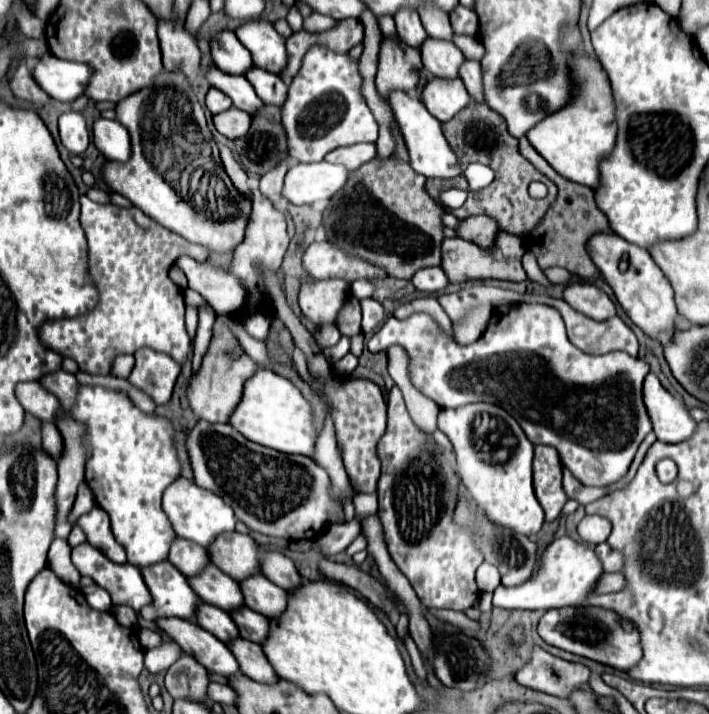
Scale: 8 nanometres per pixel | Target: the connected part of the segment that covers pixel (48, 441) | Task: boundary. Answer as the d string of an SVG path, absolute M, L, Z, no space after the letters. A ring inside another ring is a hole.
M43 424L41 432L43 432L43 450L53 460L59 460L63 454L63 436L61 436L59 428L55 424Z

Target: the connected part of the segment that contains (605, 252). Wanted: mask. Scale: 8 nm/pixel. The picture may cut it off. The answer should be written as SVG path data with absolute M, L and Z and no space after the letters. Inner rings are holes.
M613 234L613 236L593 236L593 240L589 240L589 254L593 256L593 262L597 262L597 266L601 268L605 282L613 288L627 316L653 340L659 342L671 340L671 336L677 332L679 310L675 304L671 282L653 262L649 252Z

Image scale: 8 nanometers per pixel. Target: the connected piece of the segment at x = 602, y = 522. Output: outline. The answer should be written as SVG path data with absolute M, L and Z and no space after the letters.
M585 516L579 526L577 532L581 536L581 540L589 542L589 544L601 544L607 540L607 536L611 534L611 522L603 516Z

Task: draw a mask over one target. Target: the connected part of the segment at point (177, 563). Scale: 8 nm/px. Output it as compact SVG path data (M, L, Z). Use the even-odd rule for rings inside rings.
M181 538L173 542L173 548L169 550L169 562L189 578L201 574L205 566L211 564L209 552L205 552L205 548L197 548L197 544L189 544Z

